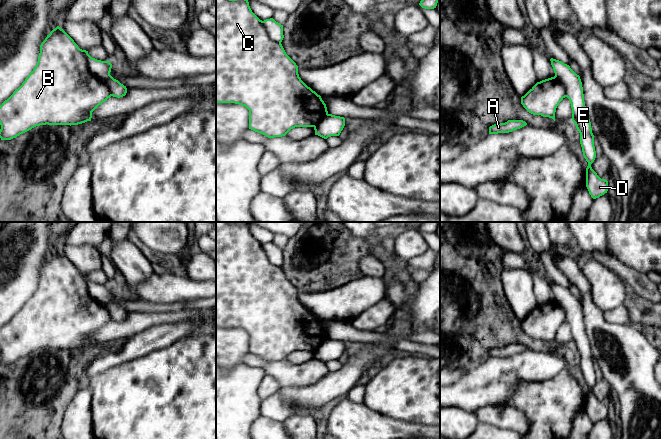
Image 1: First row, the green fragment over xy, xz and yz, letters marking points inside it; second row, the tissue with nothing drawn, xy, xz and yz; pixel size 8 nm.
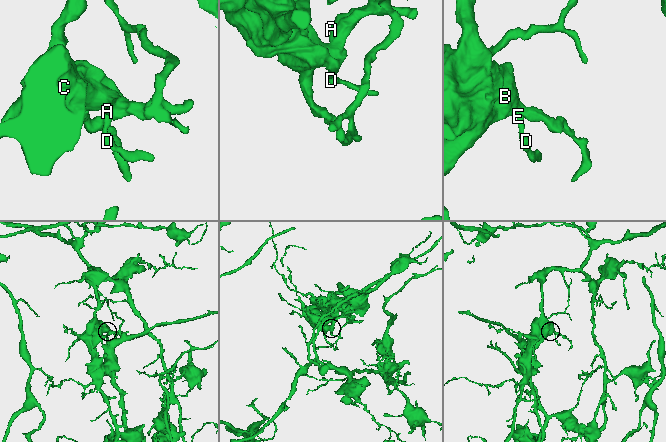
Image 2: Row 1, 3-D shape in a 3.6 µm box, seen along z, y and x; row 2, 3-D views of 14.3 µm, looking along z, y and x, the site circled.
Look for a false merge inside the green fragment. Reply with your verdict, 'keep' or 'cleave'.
cleave

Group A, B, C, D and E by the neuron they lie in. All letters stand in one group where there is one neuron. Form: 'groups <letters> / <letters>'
groups A D E / B C

